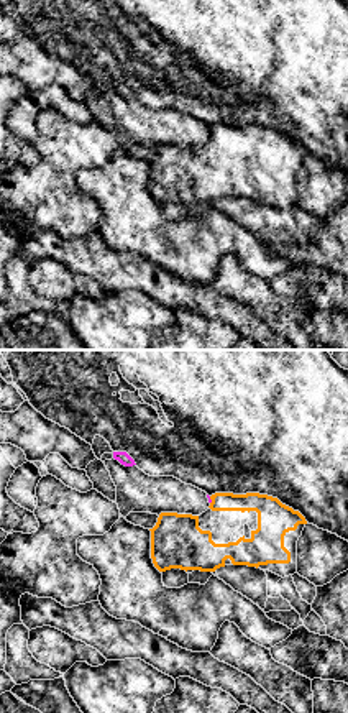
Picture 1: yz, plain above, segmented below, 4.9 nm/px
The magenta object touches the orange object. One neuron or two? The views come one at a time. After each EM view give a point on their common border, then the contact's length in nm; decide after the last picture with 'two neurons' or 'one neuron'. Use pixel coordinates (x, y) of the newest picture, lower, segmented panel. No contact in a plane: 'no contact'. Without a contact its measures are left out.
(210, 500) | 40 nm

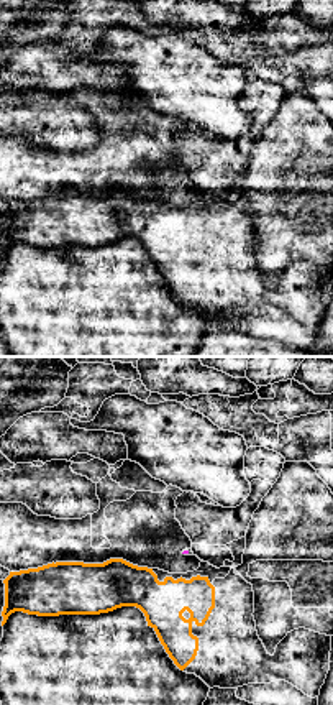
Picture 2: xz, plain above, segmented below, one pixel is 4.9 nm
no contact

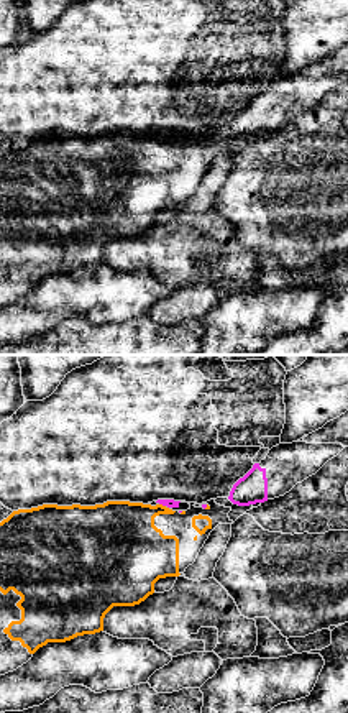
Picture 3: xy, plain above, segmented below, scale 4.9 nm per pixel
(163, 505) | 40 nm

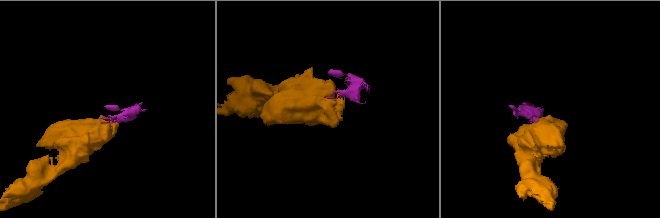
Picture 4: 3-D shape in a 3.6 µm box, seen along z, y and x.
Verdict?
two neurons

